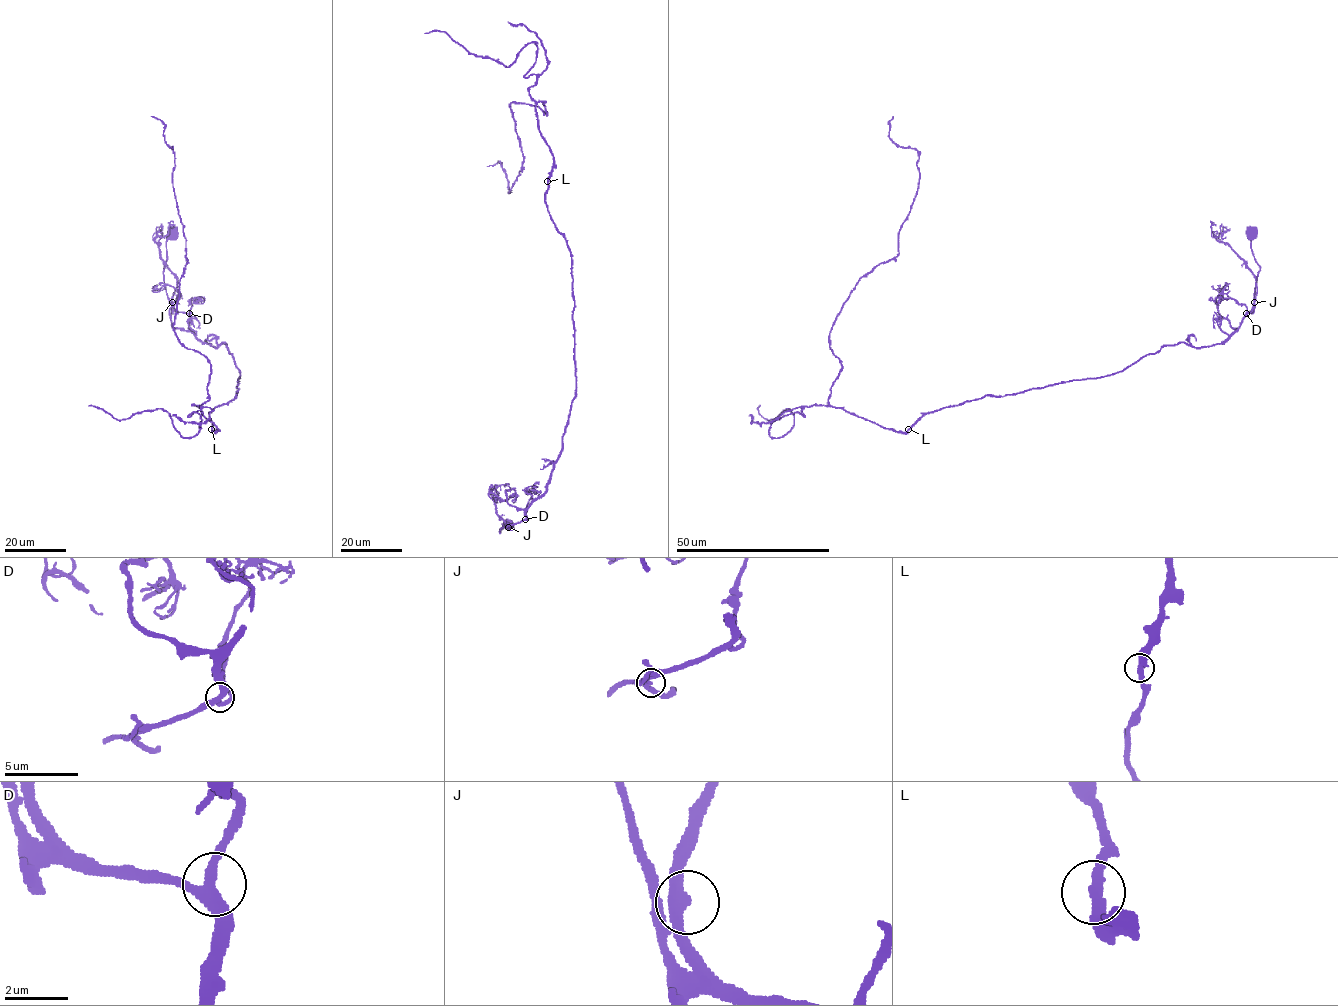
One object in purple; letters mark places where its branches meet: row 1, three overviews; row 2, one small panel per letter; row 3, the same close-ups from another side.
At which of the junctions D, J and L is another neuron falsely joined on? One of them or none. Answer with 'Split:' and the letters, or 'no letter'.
Split: no letter

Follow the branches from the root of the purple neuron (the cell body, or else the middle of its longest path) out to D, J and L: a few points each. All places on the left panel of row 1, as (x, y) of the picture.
D: (172, 234), (166, 242), (163, 272), (166, 294), (176, 310), (189, 313)
J: (172, 234), (166, 242), (163, 280), (167, 298), (172, 302)
L: (172, 234), (169, 301), (189, 316), (198, 338), (223, 342), (240, 372), (236, 396), (209, 413), (211, 429)

